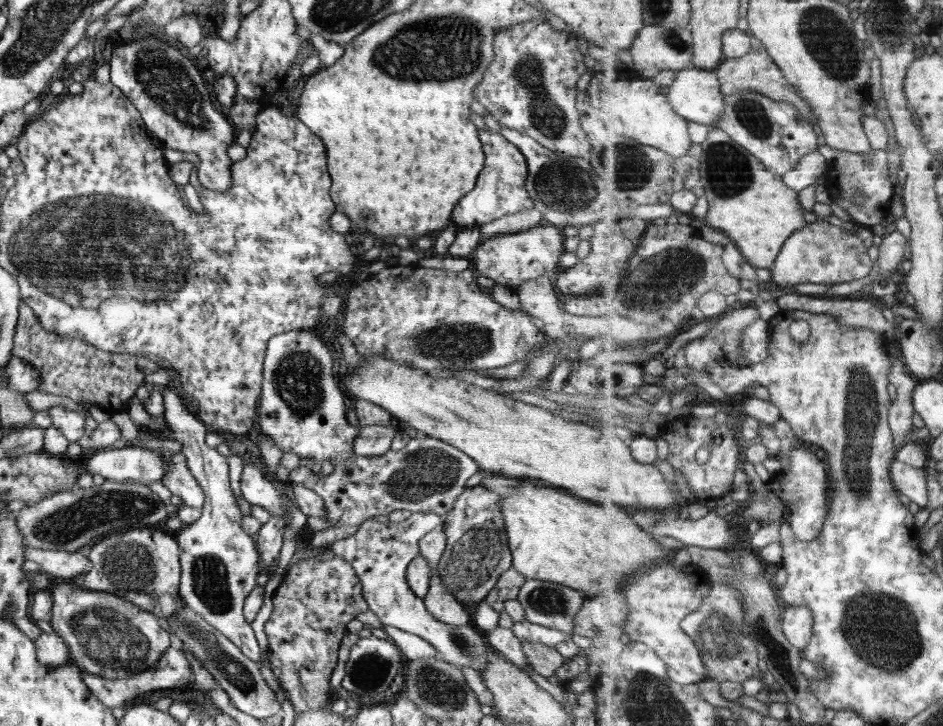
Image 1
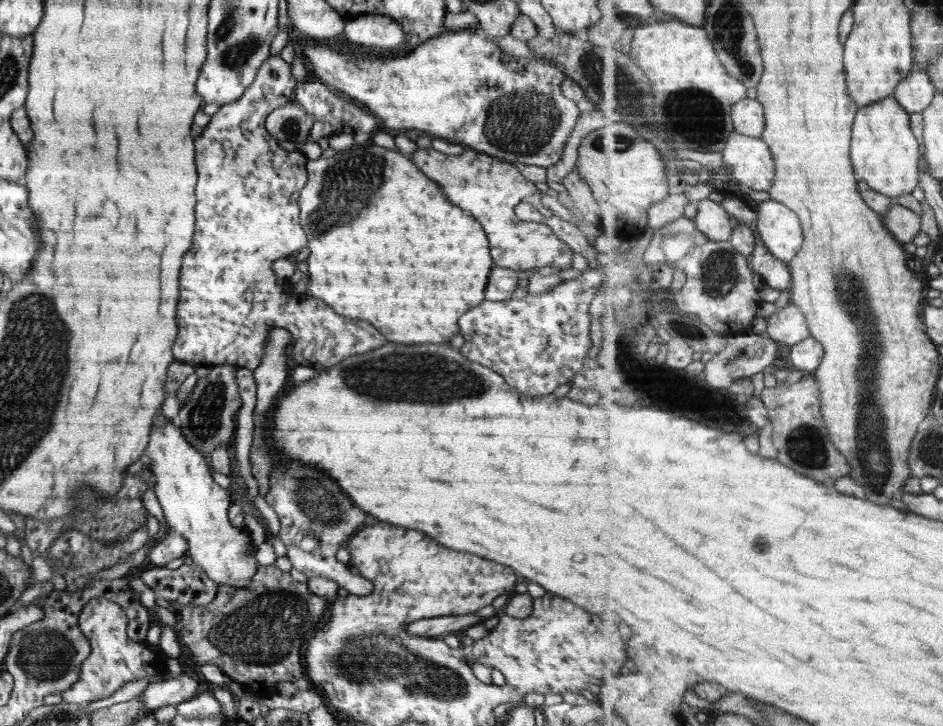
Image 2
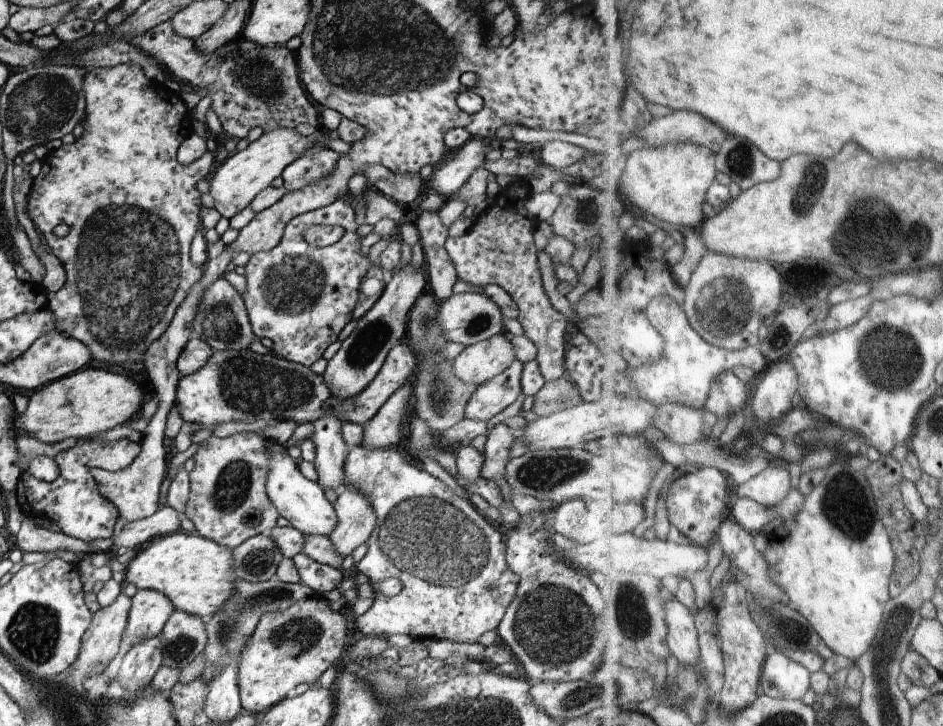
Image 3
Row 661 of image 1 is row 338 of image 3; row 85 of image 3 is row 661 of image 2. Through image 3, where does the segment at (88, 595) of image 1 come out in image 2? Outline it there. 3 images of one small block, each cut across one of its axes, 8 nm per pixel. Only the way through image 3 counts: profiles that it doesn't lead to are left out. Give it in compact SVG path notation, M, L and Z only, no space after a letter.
M108 599L88 600L78 614L78 625L90 642L91 654L82 663L78 680L60 693L64 701L86 705L112 696L130 681L156 679L164 671L167 658L162 652L156 653L149 644L140 645L129 638L130 618L120 605Z

